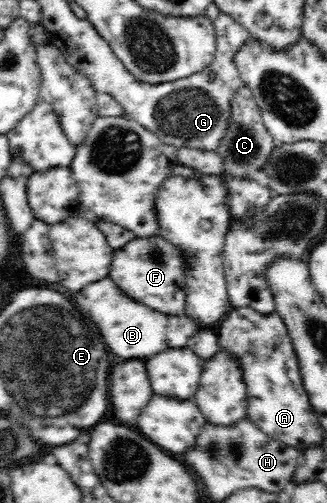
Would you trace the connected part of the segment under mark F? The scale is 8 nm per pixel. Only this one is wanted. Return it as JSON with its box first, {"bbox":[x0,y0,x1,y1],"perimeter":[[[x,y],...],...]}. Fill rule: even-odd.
{"bbox":[108,235,186,314],"perimeter":[[[160,235],[136,238],[122,246],[114,254],[108,278],[114,280],[124,295],[154,308],[158,313],[185,314],[186,294],[182,286],[185,279],[185,258],[182,257],[182,250]]]}

